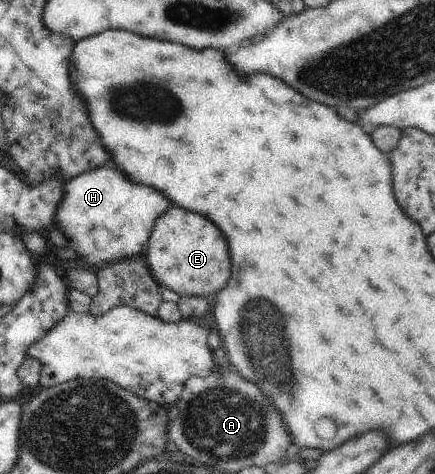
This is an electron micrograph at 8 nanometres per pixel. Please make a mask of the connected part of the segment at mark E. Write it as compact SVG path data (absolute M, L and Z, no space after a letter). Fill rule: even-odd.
M170 208L156 220L145 250L149 272L159 286L166 286L181 296L213 299L230 278L228 244L222 232L204 216L180 208Z

